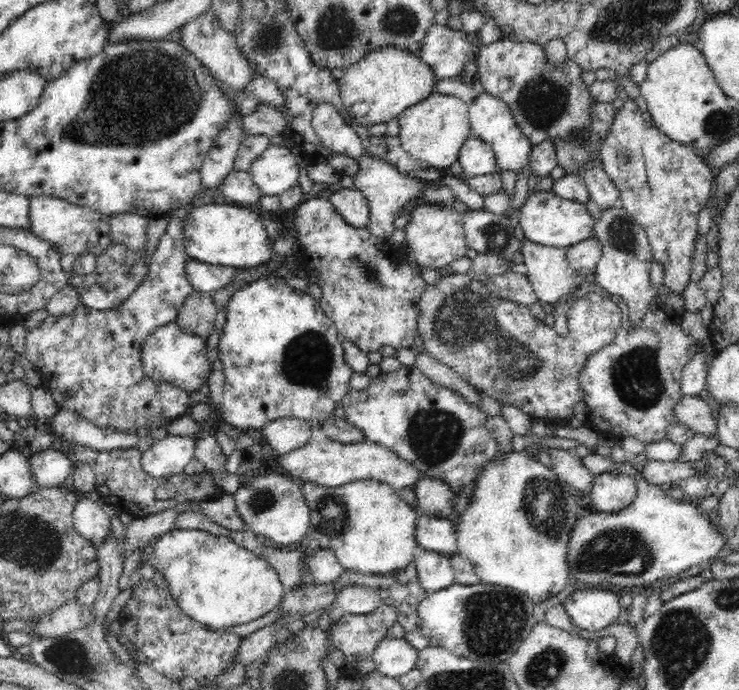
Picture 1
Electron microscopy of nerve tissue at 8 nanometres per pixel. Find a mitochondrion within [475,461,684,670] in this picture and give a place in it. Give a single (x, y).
(618, 551)

